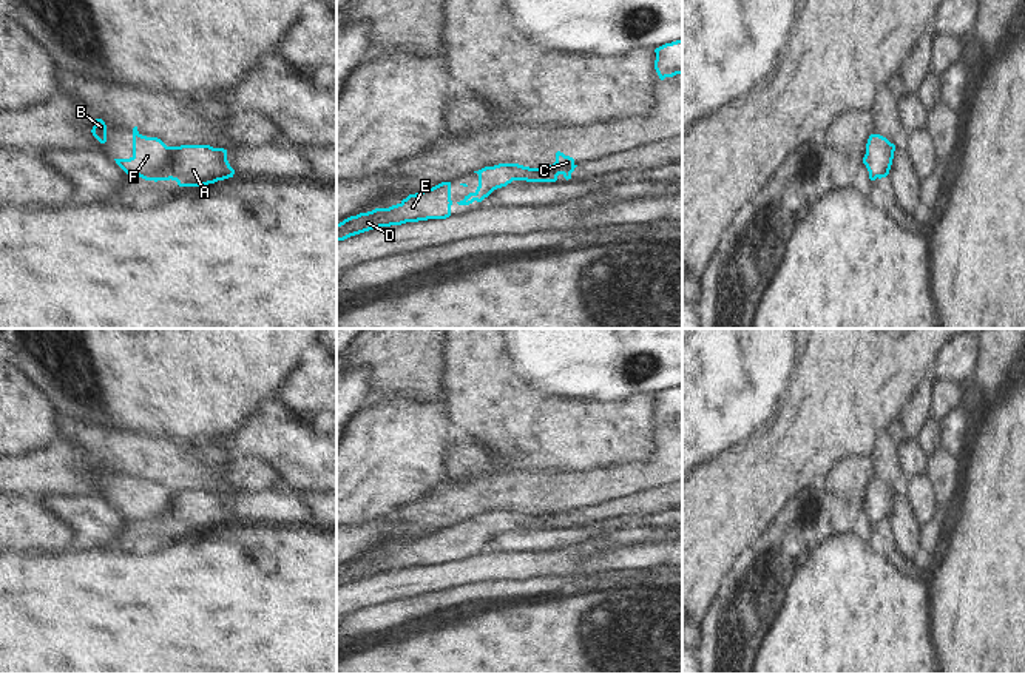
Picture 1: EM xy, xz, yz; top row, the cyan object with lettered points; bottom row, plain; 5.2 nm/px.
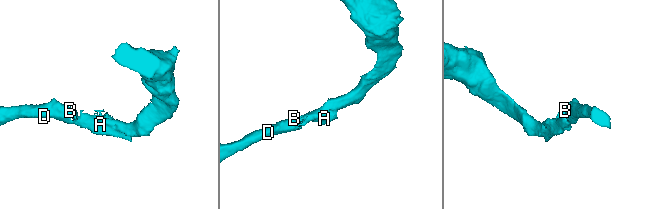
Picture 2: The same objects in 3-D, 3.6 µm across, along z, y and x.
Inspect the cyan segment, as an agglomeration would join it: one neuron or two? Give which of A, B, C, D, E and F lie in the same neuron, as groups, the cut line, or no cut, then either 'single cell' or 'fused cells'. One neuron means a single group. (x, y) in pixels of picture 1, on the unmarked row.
groups A B C D E F; cut none; single cell

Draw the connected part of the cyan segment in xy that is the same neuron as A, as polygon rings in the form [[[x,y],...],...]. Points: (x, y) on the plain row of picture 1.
[[[133,473],[133,501],[114,504],[134,523],[145,526],[176,526],[179,532],[199,532],[233,523],[227,495],[210,490],[167,492],[157,483],[147,483]]]

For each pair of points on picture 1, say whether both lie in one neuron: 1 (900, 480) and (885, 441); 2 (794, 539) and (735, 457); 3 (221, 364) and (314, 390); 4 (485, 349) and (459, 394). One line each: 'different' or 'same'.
1: same
2: different
3: different
4: same

